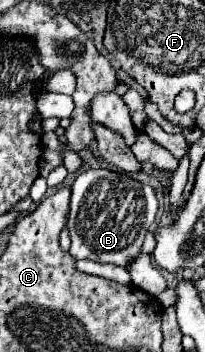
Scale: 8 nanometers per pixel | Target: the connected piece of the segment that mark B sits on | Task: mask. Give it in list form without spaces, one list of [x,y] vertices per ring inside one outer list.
[[[89,169],[77,175],[71,185],[71,207],[67,217],[67,229],[71,235],[71,257],[87,257],[99,263],[115,263],[127,267],[127,263],[141,253],[141,243],[157,215],[157,197],[151,185],[139,183],[127,175],[109,169]]]

